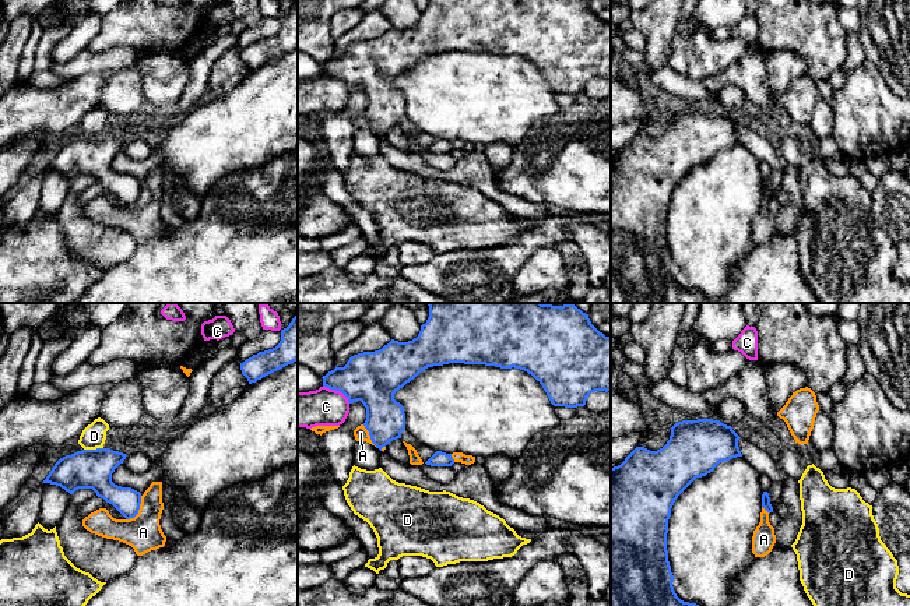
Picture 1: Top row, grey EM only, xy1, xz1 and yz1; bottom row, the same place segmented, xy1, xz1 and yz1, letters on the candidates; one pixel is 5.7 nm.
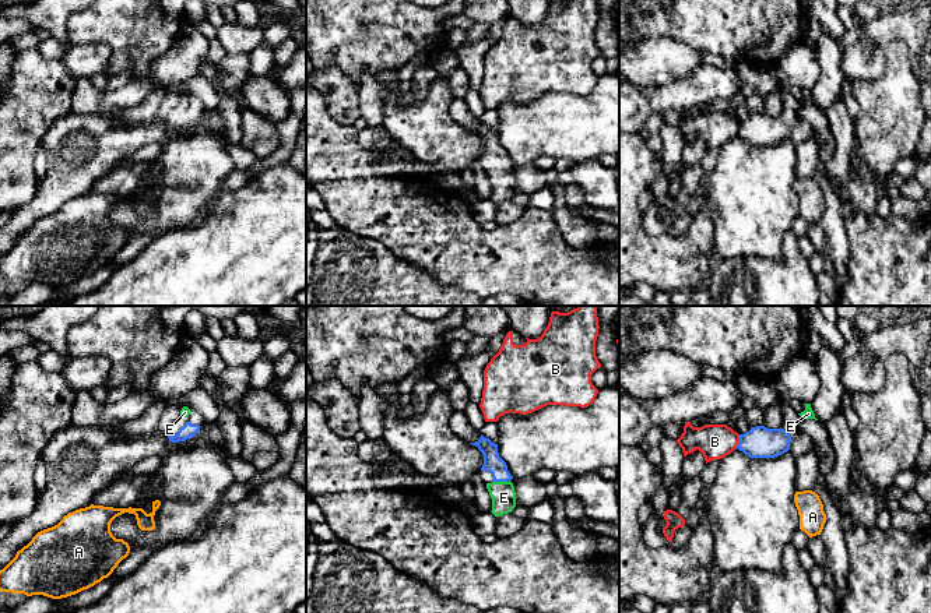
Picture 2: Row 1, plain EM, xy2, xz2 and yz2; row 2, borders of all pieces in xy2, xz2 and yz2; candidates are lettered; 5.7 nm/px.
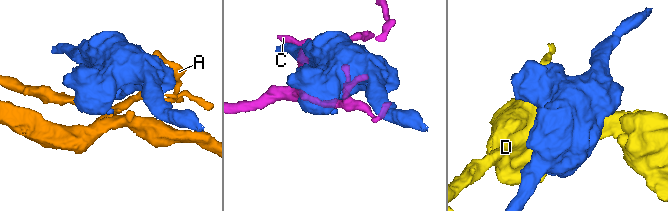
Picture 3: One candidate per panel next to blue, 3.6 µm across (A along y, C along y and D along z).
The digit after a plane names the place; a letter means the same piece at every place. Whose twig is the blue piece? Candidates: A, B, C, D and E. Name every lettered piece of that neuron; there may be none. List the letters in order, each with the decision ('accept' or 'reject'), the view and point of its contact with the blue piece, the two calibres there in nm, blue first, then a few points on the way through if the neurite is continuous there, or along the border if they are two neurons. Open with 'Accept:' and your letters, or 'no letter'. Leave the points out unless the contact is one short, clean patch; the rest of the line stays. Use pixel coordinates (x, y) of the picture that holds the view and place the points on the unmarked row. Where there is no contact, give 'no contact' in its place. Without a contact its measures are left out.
Accept: E
A: reject | xy1 (139, 196) | 160/200 nm
B: reject | yz2 (738, 129) | 180/200 nm | along yz2 (740, 122), (735, 134)
C: reject | xz1 (337, 77) | 300/220 nm
D: reject | xy1 (92, 137) | 220/140 nm | along xy1 (102, 134), (84, 137)
E: accept | xz2 (501, 168) | 110/140 nm | across xz2 (492, 150), (499, 157), (501, 168), (503, 185)

